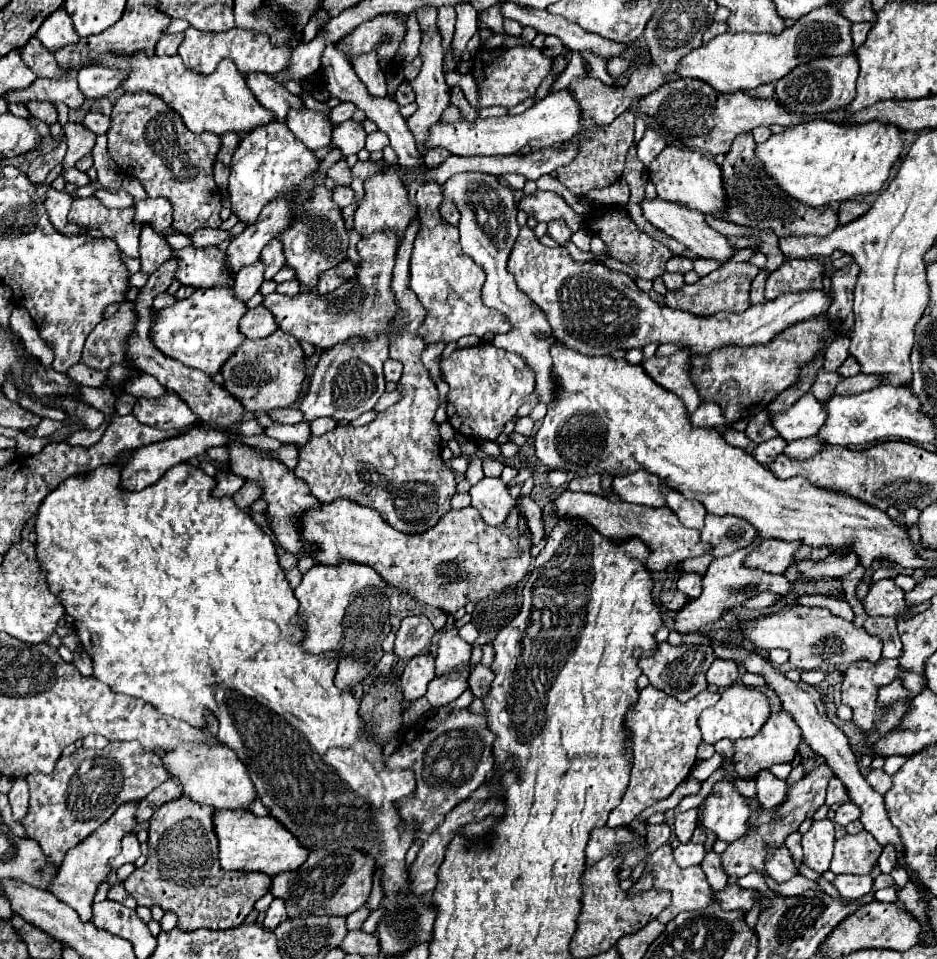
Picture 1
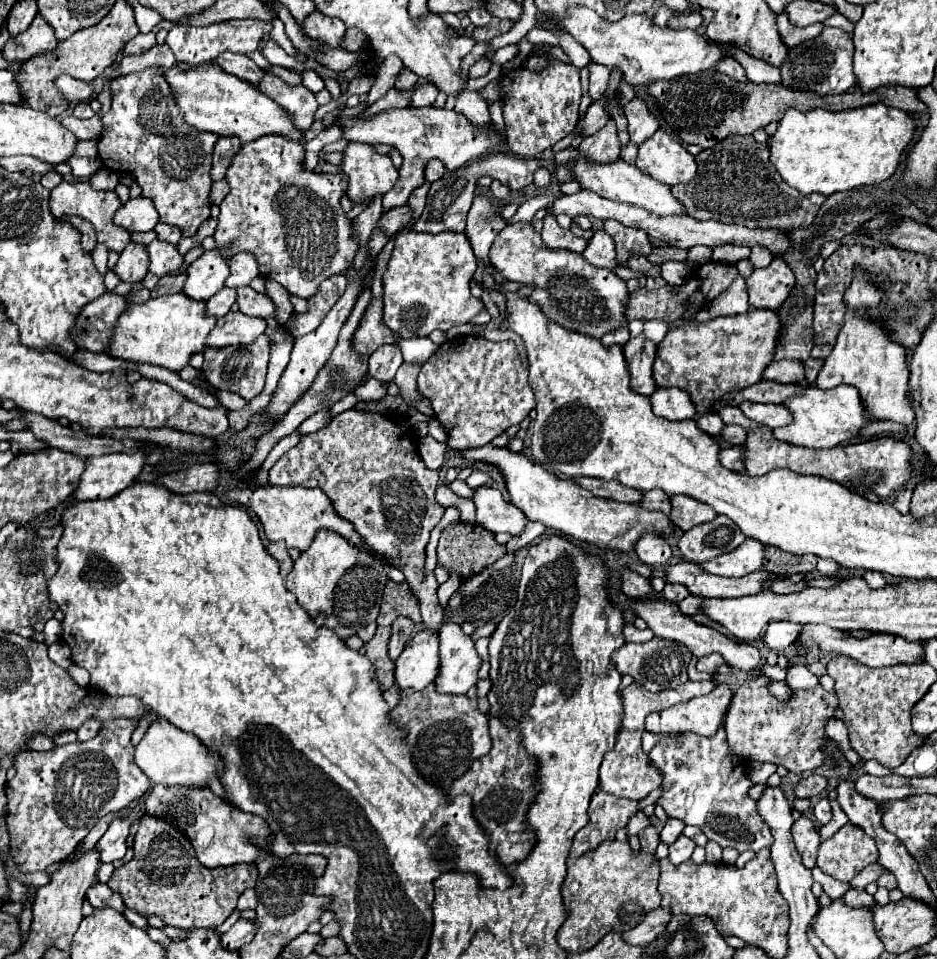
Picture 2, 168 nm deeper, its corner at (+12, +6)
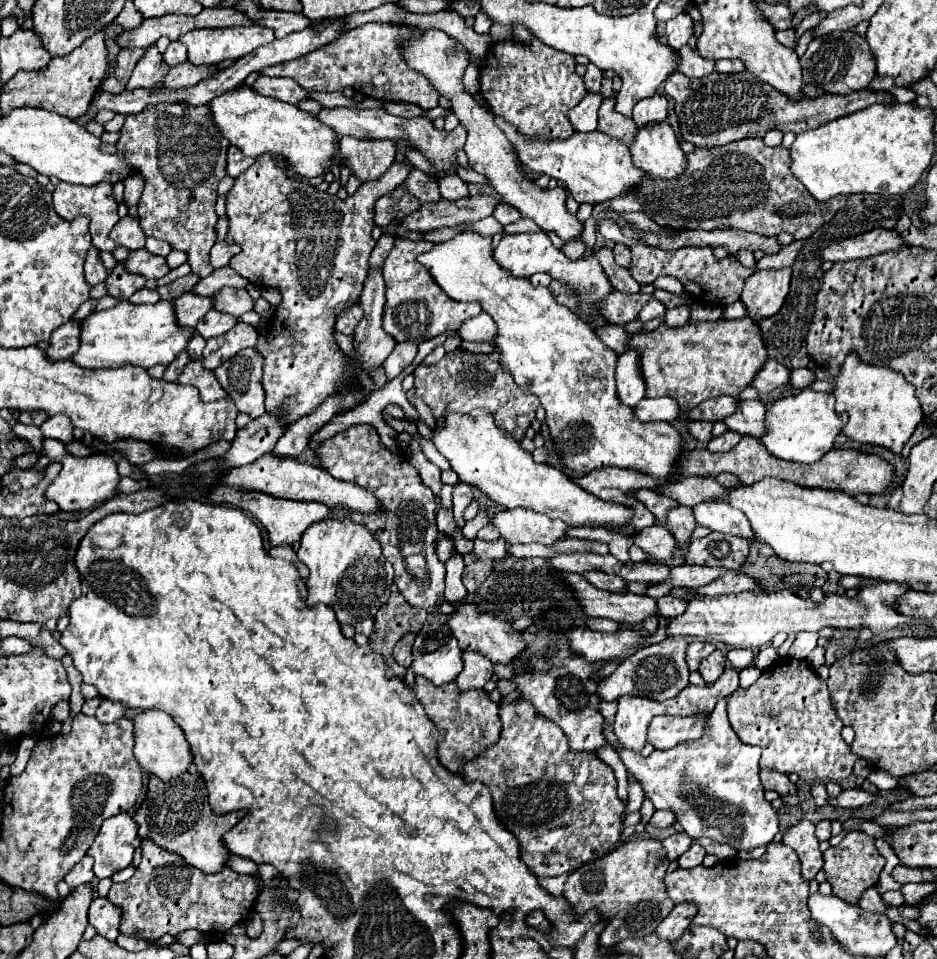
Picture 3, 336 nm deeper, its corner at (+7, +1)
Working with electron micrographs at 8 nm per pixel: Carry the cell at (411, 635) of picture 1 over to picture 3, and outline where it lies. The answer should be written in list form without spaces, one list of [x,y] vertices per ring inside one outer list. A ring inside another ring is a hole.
[[[412,633],[404,635],[404,637],[396,643],[396,647],[394,647],[394,659],[396,659],[398,665],[410,667],[410,663],[412,663],[412,643],[414,643],[414,635],[412,635]]]

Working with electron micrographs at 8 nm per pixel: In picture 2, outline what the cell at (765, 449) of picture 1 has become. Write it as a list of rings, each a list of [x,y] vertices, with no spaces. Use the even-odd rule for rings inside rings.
[[[723,446],[719,460],[723,462],[725,468],[741,472],[741,470],[745,470],[745,448],[741,448],[741,446],[729,446],[725,450],[725,446]]]

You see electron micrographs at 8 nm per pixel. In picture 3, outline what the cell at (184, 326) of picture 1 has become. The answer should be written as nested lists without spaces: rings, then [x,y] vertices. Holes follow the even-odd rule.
[[[120,301],[106,311],[94,311],[80,323],[80,347],[72,355],[72,363],[84,369],[104,369],[136,365],[150,369],[152,365],[170,365],[176,355],[188,345],[194,333],[188,327],[178,327],[172,301],[158,301],[154,305],[132,305]]]

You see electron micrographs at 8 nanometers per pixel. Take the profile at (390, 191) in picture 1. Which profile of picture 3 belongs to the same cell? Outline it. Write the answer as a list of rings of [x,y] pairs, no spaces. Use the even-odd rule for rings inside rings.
[[[342,137],[340,139],[340,153],[348,159],[348,167],[352,167],[352,175],[362,181],[378,179],[388,171],[394,163],[396,145],[388,139],[356,139],[356,137]]]

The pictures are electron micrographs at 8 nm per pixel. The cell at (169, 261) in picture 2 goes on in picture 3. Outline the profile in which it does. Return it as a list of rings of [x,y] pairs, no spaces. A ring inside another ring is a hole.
[[[144,249],[130,251],[128,259],[122,265],[124,265],[124,269],[128,273],[144,275],[146,279],[160,279],[160,277],[164,277],[170,271],[170,267],[166,265],[166,259],[164,257],[148,255]]]

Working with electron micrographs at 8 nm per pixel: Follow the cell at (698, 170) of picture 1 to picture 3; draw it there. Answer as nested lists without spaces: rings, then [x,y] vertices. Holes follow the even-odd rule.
[[[668,121],[638,127],[628,149],[634,165],[652,177],[676,179],[684,171],[684,153]]]

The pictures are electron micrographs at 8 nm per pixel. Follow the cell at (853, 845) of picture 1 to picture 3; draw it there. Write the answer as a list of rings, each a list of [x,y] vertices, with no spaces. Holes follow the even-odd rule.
[[[852,831],[844,835],[844,839],[836,847],[828,847],[824,851],[824,871],[826,879],[832,885],[832,893],[852,905],[856,905],[862,893],[878,883],[878,875],[884,867],[884,857],[874,847],[874,837],[864,835],[860,831]]]

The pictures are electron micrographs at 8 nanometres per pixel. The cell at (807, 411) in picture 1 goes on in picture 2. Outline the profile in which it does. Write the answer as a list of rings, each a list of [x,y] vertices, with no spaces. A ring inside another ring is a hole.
[[[743,402],[739,406],[743,414],[763,426],[769,426],[771,430],[777,426],[787,426],[793,422],[793,414],[783,404],[761,404],[761,402]]]

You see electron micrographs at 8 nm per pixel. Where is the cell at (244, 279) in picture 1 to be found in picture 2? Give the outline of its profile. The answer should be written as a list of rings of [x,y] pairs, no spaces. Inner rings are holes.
[[[223,286],[215,296],[211,296],[211,300],[207,300],[207,312],[221,318],[231,310],[235,300],[237,300],[237,290]]]

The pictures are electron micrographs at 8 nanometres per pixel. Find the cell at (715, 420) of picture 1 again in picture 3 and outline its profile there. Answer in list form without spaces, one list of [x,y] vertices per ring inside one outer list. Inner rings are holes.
[[[660,397],[660,399],[642,399],[636,407],[632,407],[636,419],[640,421],[674,421],[678,419],[678,403],[676,399]]]

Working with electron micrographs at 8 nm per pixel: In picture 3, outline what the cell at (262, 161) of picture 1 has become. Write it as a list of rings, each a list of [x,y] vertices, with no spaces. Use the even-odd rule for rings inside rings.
[[[262,155],[250,169],[246,169],[236,179],[234,187],[226,195],[226,215],[230,221],[226,237],[242,247],[242,251],[230,261],[232,269],[250,283],[274,287],[282,295],[282,301],[268,323],[270,337],[260,335],[254,347],[264,357],[262,385],[266,391],[266,411],[280,411],[278,415],[284,425],[292,425],[300,417],[310,415],[326,397],[336,393],[344,393],[340,413],[354,409],[364,401],[362,389],[352,383],[354,371],[352,365],[348,365],[348,357],[338,347],[338,341],[334,337],[334,325],[340,311],[356,305],[362,295],[364,275],[368,273],[368,259],[376,245],[376,241],[372,239],[374,203],[384,193],[396,189],[408,177],[410,171],[412,163],[408,159],[404,159],[402,163],[396,161],[380,179],[366,181],[352,197],[340,201],[336,195],[320,193],[302,181],[286,177],[286,171],[284,167],[280,167],[280,163],[272,163],[268,155]]]

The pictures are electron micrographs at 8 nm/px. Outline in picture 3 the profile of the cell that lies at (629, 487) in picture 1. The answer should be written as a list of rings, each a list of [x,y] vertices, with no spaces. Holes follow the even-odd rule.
[[[674,507],[672,511],[668,511],[668,521],[666,527],[672,531],[672,535],[676,537],[676,549],[672,553],[672,557],[676,559],[686,559],[688,553],[688,545],[692,539],[692,531],[696,527],[694,515],[690,507]]]

